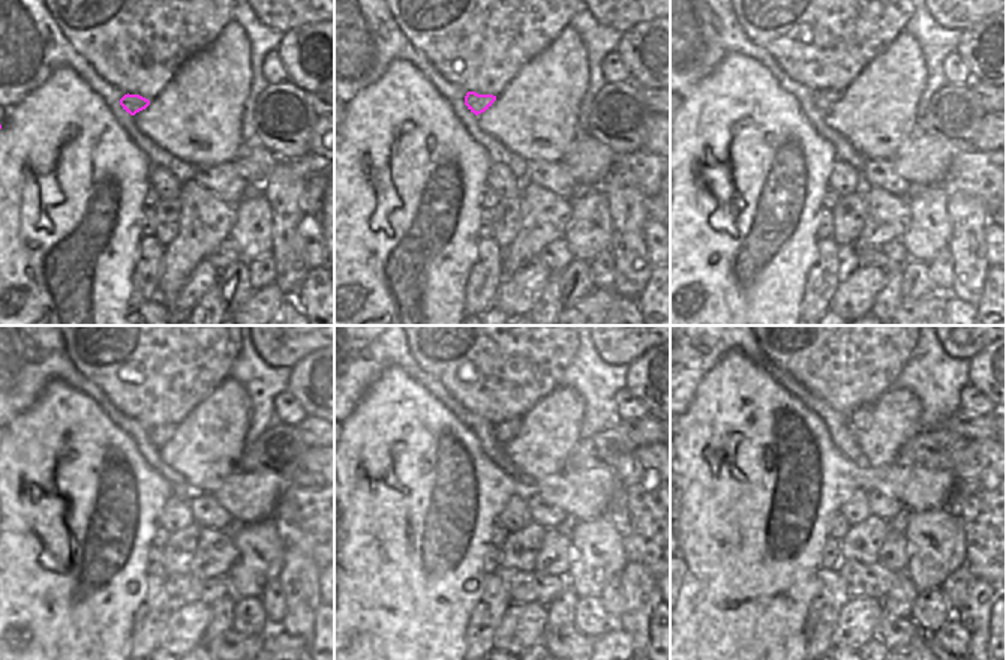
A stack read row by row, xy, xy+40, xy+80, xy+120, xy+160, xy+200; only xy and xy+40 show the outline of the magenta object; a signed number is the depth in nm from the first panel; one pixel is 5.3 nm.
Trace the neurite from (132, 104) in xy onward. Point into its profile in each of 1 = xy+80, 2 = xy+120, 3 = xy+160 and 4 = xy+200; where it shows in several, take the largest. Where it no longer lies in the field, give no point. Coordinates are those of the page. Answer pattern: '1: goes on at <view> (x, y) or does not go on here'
1: goes on at xy+80 (823, 101)
2: goes on at xy+120 (158, 435)
3: goes on at xy+160 (505, 431)
4: goes on at xy+200 (859, 420)

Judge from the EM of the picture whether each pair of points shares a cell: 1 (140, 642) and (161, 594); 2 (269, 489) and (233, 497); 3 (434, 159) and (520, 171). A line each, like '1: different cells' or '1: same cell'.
1: same cell
2: same cell
3: different cells

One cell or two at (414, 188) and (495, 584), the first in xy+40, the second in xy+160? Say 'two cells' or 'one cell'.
two cells

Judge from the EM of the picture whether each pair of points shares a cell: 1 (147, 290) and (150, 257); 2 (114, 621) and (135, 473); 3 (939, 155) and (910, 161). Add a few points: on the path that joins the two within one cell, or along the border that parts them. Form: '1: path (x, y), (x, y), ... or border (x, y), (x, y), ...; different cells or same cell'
1: path (144, 282), (149, 264); same cell
2: path (113, 584), (113, 551), (122, 542), (122, 510); same cell
3: path (931, 158), (918, 161); same cell

